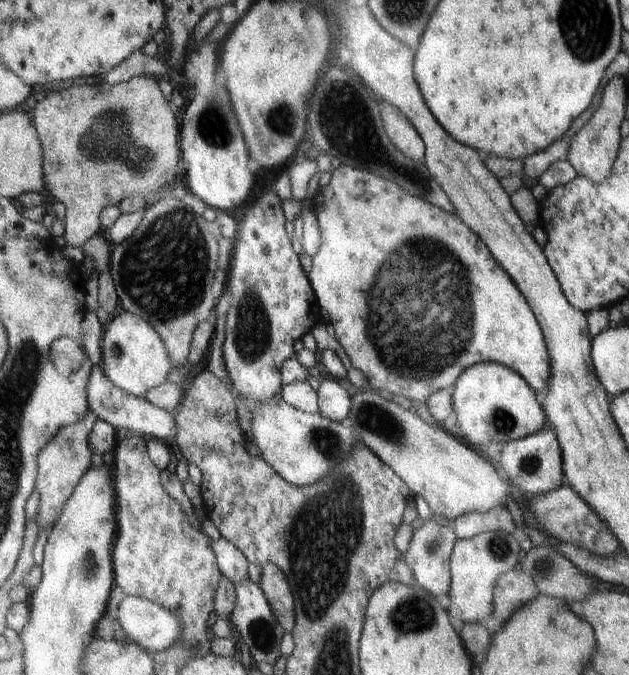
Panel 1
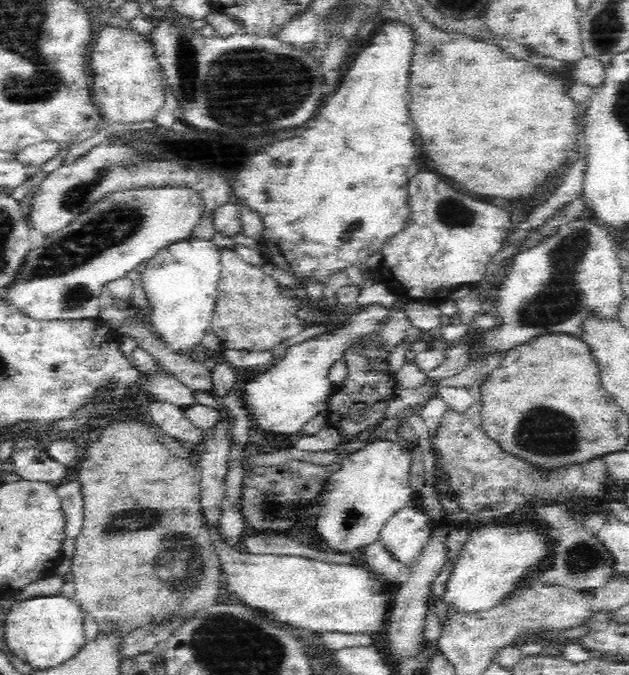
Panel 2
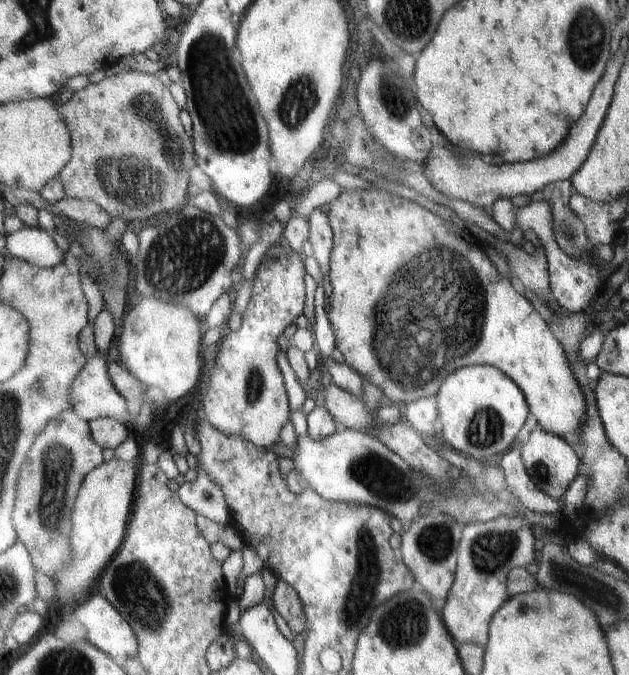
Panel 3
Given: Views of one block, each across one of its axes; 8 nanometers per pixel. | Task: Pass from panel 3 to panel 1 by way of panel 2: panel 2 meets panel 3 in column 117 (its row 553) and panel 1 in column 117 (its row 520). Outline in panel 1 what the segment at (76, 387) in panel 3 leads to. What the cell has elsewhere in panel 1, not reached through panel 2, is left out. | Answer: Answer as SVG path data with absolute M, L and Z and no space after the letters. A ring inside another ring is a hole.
M92 367L86 395L88 396L90 411L97 415L98 419L112 424L116 429L126 428L133 434L140 434L145 438L153 438L165 443L175 437L177 440L178 424L174 415L157 405L151 404L145 398L133 396L121 390L116 384L113 384L102 367Z

